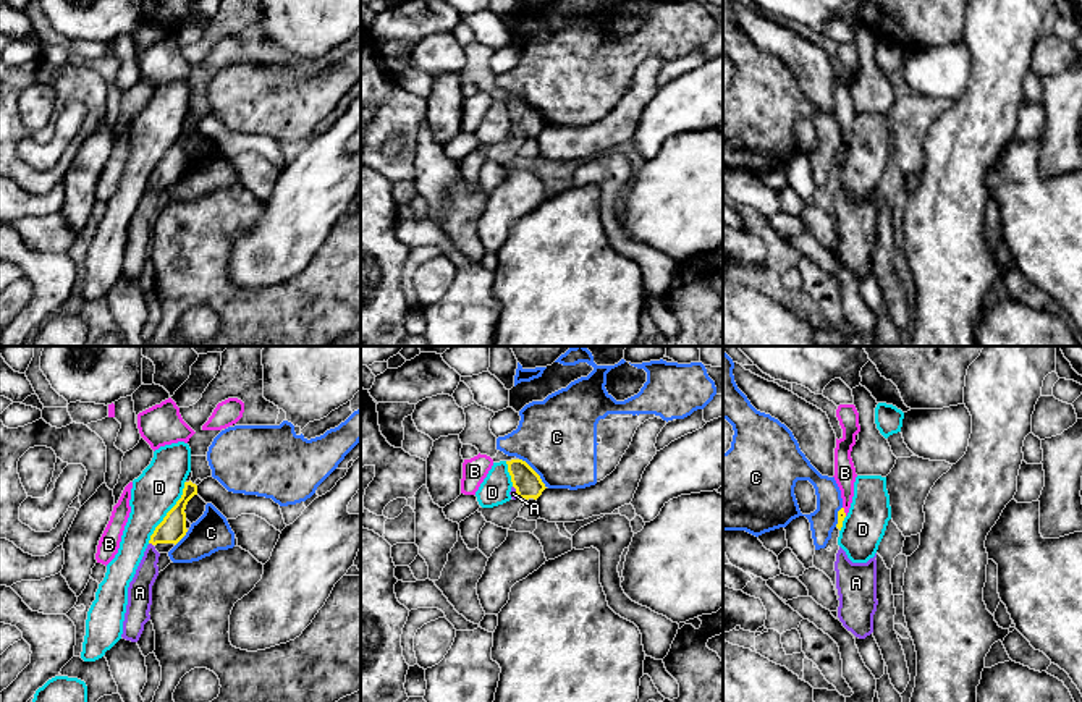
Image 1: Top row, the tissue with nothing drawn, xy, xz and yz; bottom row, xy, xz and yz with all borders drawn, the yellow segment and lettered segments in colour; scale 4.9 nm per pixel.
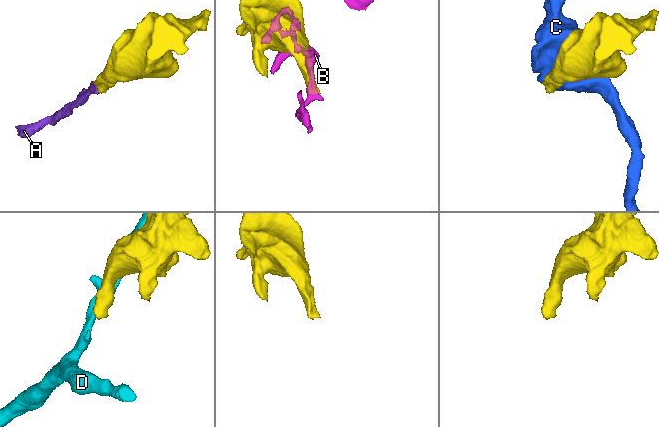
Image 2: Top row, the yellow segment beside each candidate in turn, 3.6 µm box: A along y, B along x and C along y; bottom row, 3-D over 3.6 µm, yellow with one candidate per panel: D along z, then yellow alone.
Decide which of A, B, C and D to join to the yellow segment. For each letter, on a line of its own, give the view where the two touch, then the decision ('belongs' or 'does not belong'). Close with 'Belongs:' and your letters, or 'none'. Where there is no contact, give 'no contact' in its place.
A: contact in xy; belongs
B: contact in yz; does not belong
C: contact in xz; does not belong
D: contact in xy; does not belong
Belongs: A

